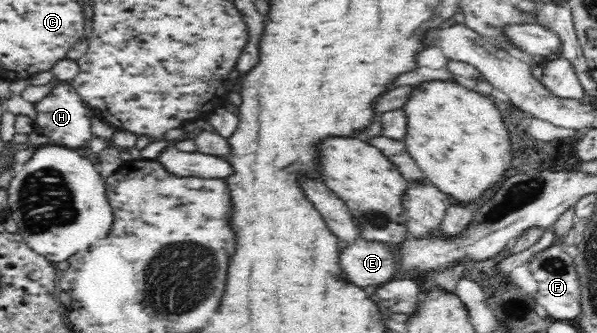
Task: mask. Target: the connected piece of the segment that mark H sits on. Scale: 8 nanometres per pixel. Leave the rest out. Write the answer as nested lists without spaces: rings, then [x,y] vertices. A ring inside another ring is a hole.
[[[55,82],[49,93],[34,105],[36,110],[34,130],[51,138],[53,143],[78,149],[85,146],[91,138],[91,118],[96,115],[96,112],[89,111],[83,105],[82,98],[69,82]]]

